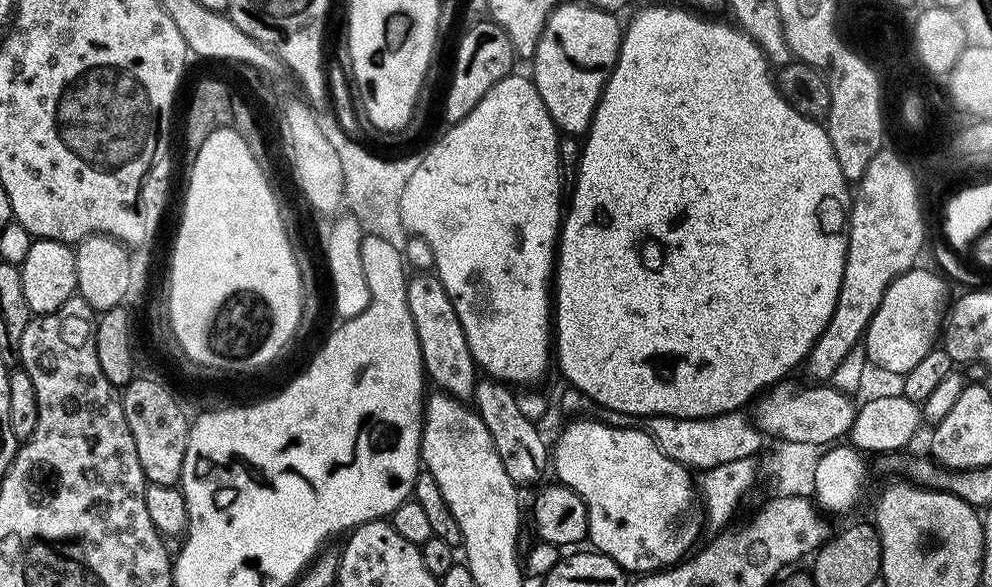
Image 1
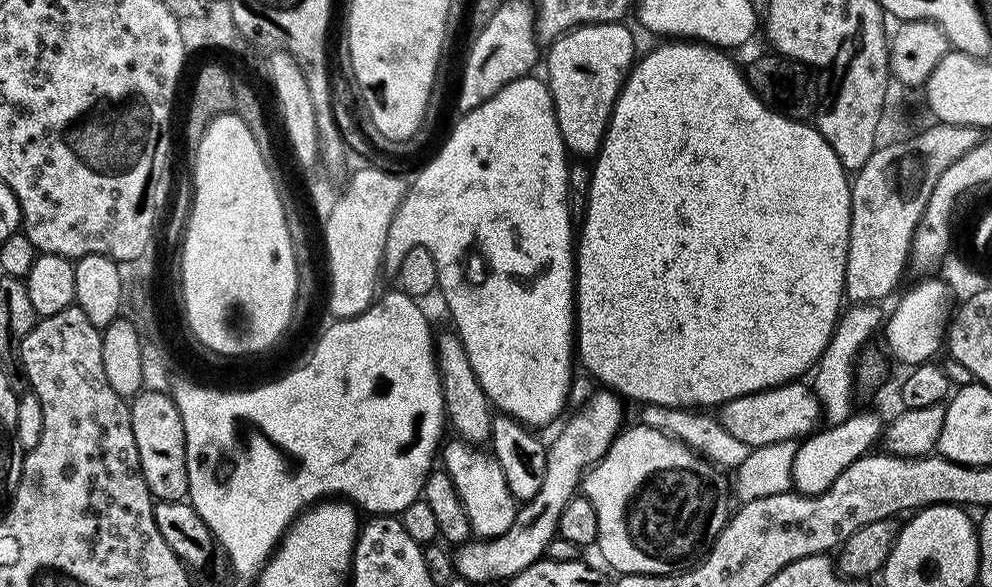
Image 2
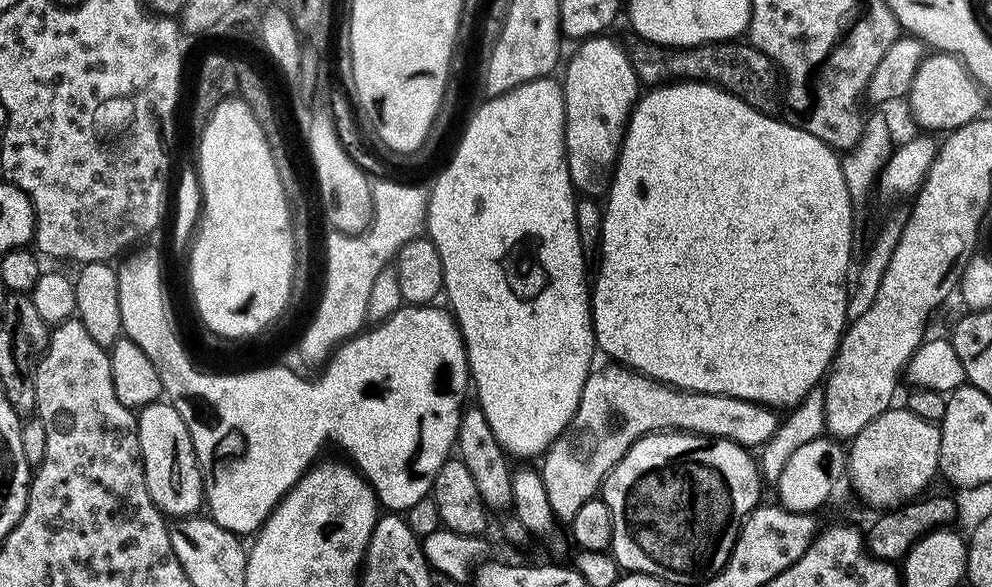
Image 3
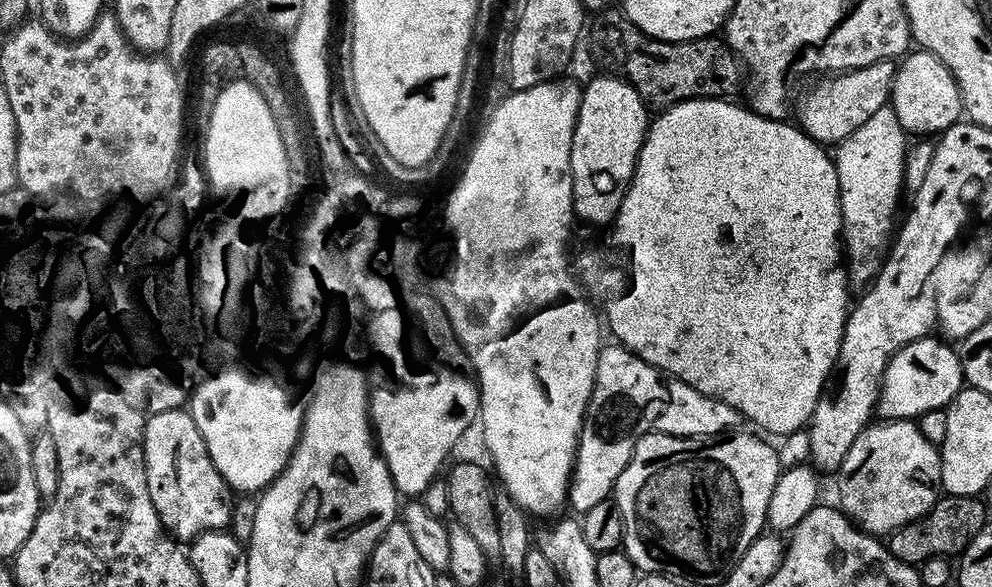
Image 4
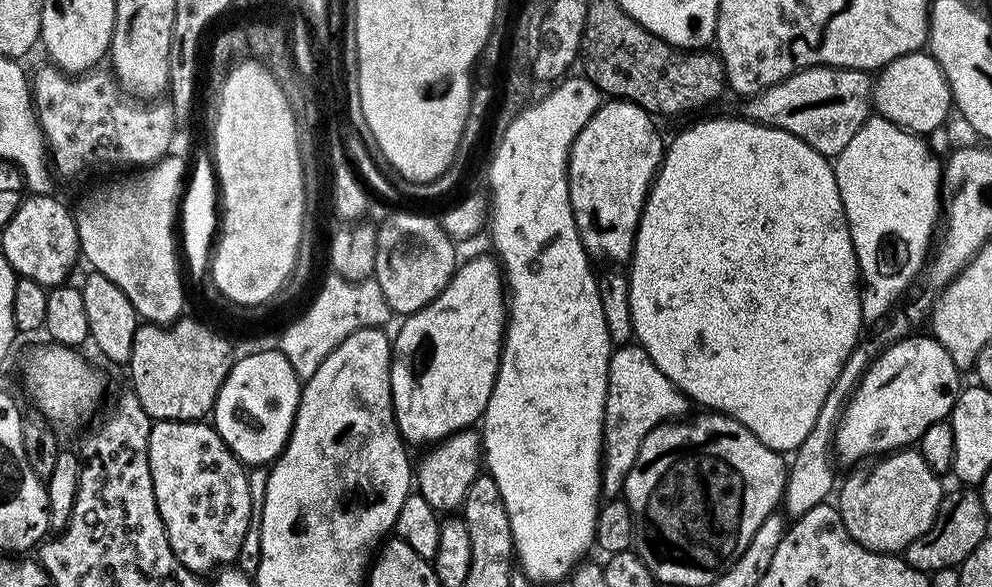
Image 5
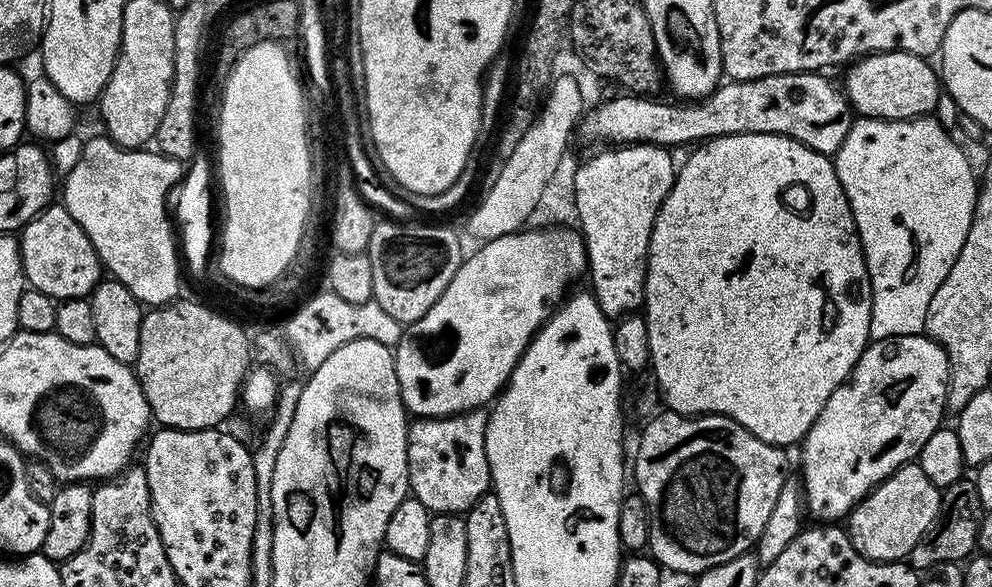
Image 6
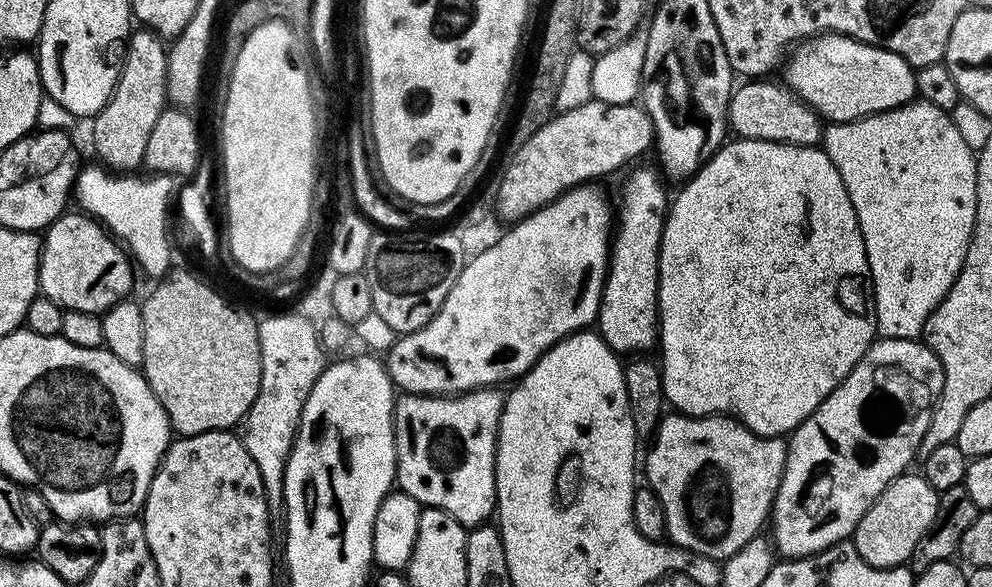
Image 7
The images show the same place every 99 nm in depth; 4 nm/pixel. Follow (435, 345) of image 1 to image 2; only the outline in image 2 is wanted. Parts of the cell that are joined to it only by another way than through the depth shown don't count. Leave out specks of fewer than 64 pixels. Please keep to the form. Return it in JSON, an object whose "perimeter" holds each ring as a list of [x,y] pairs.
{"perimeter":[[[454,330],[447,331],[437,331],[434,336],[447,427],[451,431],[453,428],[456,431],[453,433],[466,444],[487,445],[492,438],[493,406],[486,398],[486,390],[482,390],[482,382],[478,382],[478,374],[474,374],[474,366],[470,366],[470,358],[466,354],[466,346],[462,346],[460,335]]]}

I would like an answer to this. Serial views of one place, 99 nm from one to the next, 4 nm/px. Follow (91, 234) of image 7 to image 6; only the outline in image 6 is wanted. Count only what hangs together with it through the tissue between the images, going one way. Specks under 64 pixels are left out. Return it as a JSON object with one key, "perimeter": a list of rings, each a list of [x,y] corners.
{"perimeter":[[[62,206],[47,208],[45,207],[43,210],[37,211],[36,217],[29,224],[24,225],[18,236],[20,242],[20,257],[24,263],[25,281],[31,287],[42,290],[42,294],[52,297],[57,302],[73,300],[79,296],[85,298],[91,297],[92,292],[102,279],[101,260],[95,252],[90,238],[83,232],[82,226],[67,213],[66,209]]]}

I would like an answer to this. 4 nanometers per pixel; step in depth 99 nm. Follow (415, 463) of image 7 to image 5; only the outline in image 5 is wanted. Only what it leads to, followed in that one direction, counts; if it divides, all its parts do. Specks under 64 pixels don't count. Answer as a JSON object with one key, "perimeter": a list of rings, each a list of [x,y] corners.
{"perimeter":[[[465,430],[455,432],[445,440],[439,441],[427,449],[420,464],[414,468],[414,484],[418,495],[426,498],[437,513],[448,514],[459,509],[466,498],[466,490],[470,490],[470,482],[482,472],[482,436],[479,431]]]}

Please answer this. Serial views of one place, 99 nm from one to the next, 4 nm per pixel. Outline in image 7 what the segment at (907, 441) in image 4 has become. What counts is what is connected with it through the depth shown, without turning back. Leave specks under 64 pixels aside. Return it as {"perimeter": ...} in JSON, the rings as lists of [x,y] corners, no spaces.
{"perimeter":[[[903,474],[892,480],[881,492],[881,496],[862,515],[856,531],[850,537],[850,543],[856,547],[858,554],[870,566],[879,568],[899,568],[907,565],[914,554],[914,546],[922,539],[922,534],[930,530],[934,514],[938,514],[940,493],[923,474]]]}

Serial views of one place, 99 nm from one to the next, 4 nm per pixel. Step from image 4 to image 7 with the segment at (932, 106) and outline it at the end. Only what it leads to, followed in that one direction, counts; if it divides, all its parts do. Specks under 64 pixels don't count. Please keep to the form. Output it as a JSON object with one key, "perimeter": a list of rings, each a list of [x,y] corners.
{"perimeter":[[[830,32],[797,43],[783,65],[782,80],[825,121],[841,124],[912,103],[918,96],[916,71],[890,50]]]}

